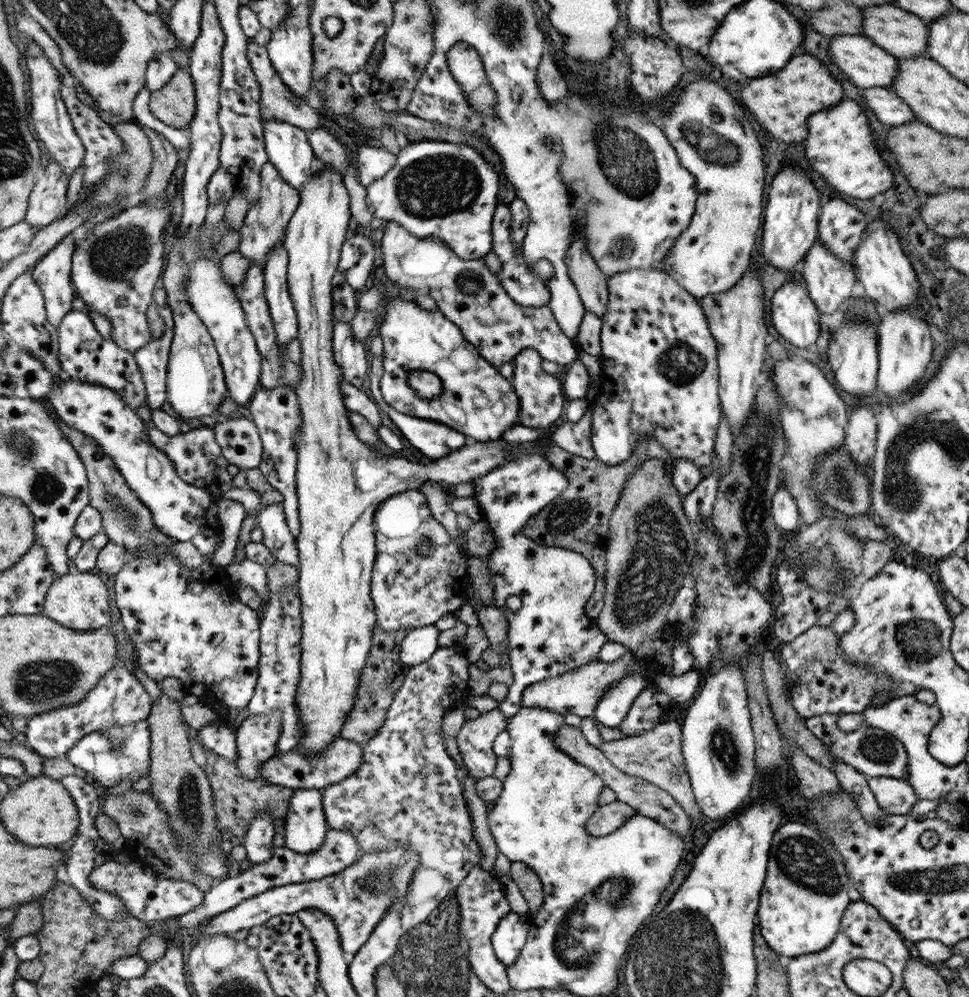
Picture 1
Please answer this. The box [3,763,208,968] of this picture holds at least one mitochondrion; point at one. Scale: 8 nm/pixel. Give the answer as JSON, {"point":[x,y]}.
{"point":[189,800]}

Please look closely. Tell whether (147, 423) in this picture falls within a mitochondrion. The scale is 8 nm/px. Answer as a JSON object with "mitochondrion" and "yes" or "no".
{"mitochondrion":"no"}

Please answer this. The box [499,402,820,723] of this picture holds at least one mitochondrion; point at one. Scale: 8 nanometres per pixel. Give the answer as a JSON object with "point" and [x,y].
{"point":[650,573]}

